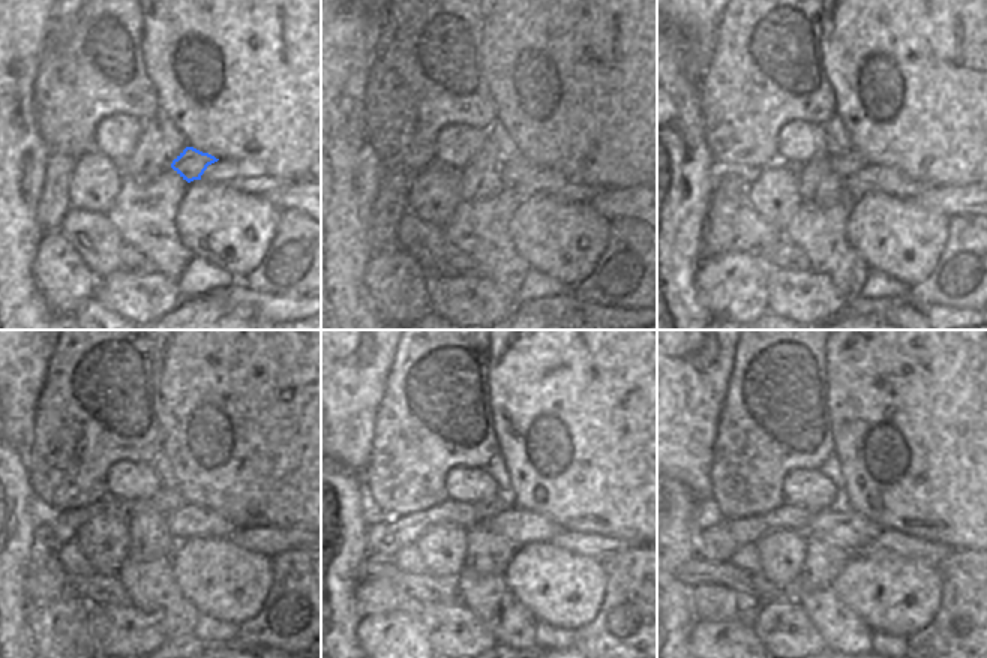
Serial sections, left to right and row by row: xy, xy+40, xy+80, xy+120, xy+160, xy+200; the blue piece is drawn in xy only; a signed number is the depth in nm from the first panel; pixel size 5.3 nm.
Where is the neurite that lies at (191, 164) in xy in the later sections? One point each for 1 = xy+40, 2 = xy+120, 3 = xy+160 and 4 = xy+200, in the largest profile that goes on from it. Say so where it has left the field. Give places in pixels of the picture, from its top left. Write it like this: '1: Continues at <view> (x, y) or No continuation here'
1: Continues at xy+40 (519, 165)
2: Continues at xy+120 (167, 499)
3: Continues at xy+160 (384, 537)
4: Continues at xy+200 (717, 538)

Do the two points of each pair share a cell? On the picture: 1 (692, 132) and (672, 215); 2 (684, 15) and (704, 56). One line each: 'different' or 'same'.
1: same
2: same

